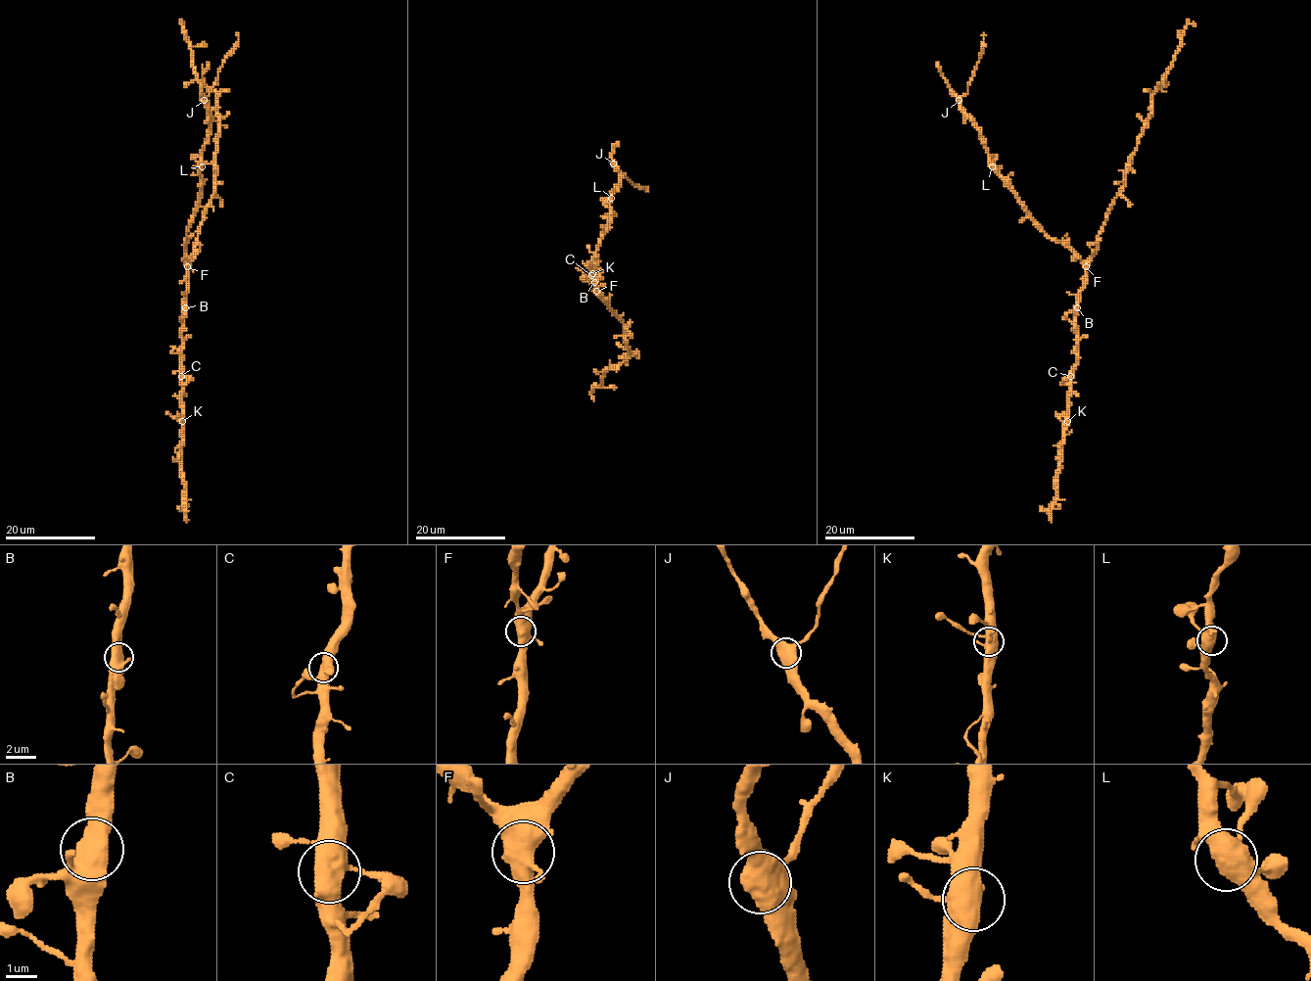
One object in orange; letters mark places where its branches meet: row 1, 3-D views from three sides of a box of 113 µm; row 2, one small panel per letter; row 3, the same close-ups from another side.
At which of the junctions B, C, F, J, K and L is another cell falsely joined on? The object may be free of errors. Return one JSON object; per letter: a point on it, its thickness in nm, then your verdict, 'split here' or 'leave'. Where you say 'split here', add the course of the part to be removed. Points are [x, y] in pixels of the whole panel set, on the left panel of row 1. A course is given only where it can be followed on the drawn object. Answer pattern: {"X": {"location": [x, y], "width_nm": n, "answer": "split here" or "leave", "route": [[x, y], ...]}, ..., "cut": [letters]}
{"B": {"location": [185, 307], "width_nm": 500, "answer": "leave"}, "C": {"location": [181, 376], "width_nm": 500, "answer": "leave"}, "F": {"location": [187, 266], "width_nm": 480, "answer": "leave"}, "J": {"location": [204, 100], "width_nm": 650, "answer": "leave"}, "K": {"location": [182, 421], "width_nm": 500, "answer": "leave"}, "L": {"location": [202, 166], "width_nm": 550, "answer": "leave"}, "cut": []}

